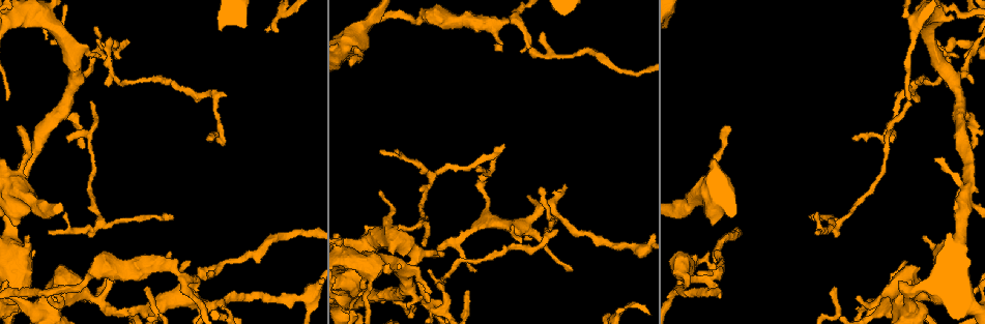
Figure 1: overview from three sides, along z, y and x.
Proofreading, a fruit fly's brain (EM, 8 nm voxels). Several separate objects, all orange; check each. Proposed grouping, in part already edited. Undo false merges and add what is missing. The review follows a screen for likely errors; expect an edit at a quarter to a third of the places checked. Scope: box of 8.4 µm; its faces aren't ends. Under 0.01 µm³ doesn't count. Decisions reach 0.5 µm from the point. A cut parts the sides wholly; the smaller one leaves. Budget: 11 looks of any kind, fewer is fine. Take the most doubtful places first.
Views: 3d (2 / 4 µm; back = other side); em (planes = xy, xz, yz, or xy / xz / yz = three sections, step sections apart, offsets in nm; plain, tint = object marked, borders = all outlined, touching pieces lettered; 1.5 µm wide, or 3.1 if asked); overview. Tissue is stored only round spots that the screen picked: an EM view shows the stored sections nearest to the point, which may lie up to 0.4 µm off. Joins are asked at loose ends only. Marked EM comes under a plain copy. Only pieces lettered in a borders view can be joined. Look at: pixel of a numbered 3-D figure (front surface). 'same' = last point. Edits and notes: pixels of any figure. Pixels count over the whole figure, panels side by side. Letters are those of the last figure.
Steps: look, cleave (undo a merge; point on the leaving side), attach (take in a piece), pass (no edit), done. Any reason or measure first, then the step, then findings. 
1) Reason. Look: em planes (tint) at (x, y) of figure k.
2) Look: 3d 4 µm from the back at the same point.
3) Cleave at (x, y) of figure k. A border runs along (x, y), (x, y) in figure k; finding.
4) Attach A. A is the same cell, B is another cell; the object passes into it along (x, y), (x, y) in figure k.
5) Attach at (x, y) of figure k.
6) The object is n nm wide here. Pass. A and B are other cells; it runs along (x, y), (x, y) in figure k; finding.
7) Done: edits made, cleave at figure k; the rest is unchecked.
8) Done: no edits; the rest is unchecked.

Branch stops here. Look: 3d 4 µm from the back at (860, 295) of figure 1.

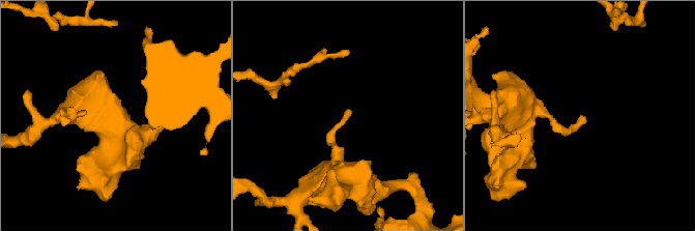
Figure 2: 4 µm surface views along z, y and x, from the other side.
Need the tissue. Look: em xz step 8 (tint) at (348, 117) of figure 2.

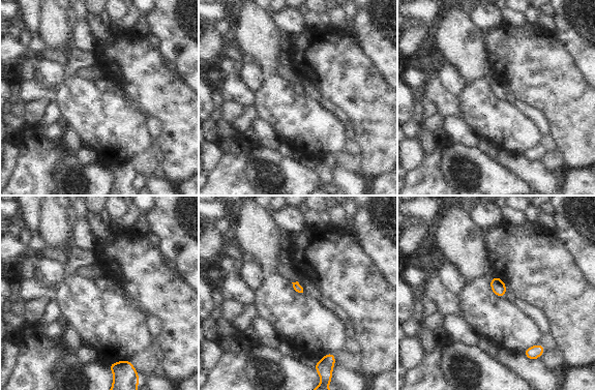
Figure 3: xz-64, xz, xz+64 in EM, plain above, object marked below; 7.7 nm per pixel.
Cut it another way. Look: em planes (borders) at the same point.

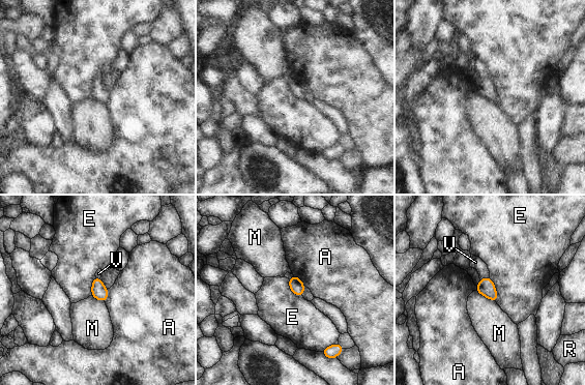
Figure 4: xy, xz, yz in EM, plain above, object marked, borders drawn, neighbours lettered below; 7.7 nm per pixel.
Attach V. V is the same cell, A, E, M and R are other cells; the object passes into it along (486, 287), (486, 276), (475, 262) in figure 4; it goes on there.

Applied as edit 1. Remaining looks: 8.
Look: overview.

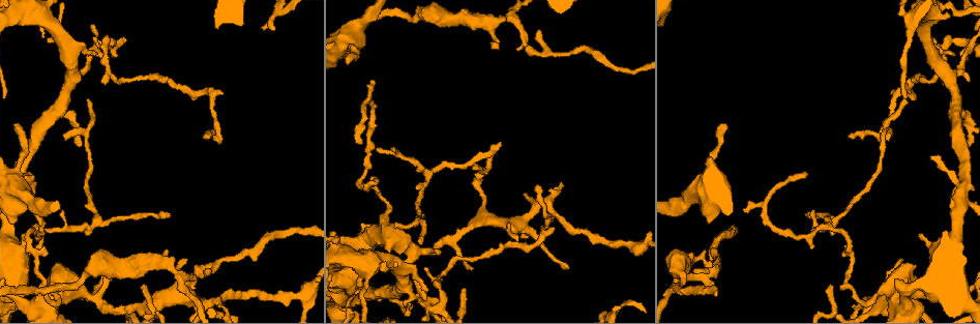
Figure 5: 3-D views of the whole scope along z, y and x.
Tapers out. Look: 3d 2 µm at (395, 224) of figure 5.

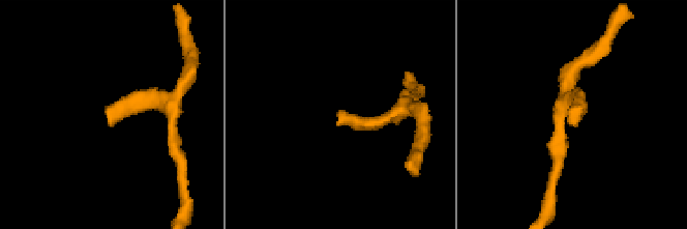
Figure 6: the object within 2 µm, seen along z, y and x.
Need the tissue. Look: em planes (borders) at (110, 123) of figure 6.

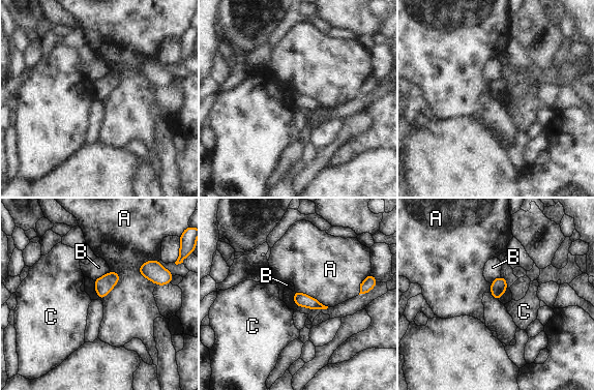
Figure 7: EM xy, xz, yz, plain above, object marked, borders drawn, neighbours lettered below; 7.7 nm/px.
Pass. A, B and C are other cells; a border runs along (148, 259), (138, 271), (156, 284) in figure 7; no lettered piece goes on from it.

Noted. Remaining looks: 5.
Free end. Look: 3d 2 µm at (80, 145) of figure 5.

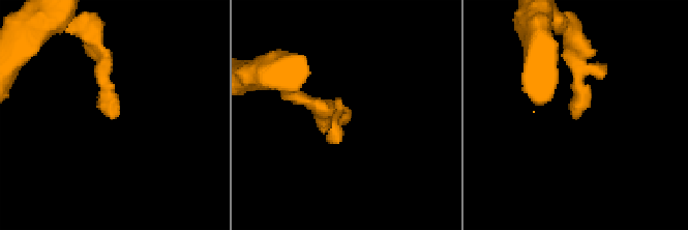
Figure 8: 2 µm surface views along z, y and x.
Shape alone is not enough. Look: em planes (borders) at (346, 114) of figure 8.

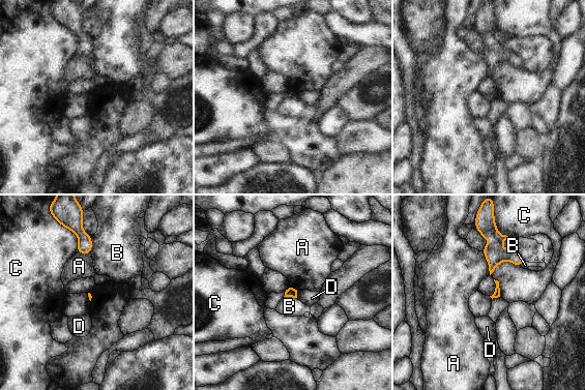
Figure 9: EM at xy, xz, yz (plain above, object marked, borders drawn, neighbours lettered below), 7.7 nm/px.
The longest contact is with C, 240 nm. Pass. A, B, C and D are other cells; a border runs along (481, 250), (490, 274) in figure 9; no lettered piece goes on from it.

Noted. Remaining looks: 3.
Branch stops here. Look: 3d 4 µm at (812, 210) of figure 5.

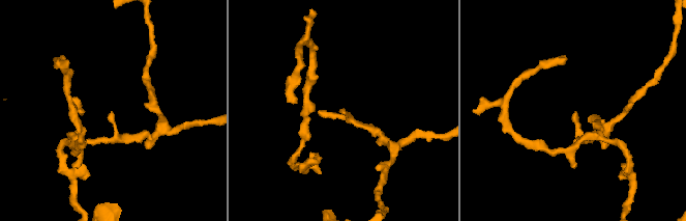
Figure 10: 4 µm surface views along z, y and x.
Need the tissue. Look: em xy step 8 (borders) at (576, 112) of figure 10.

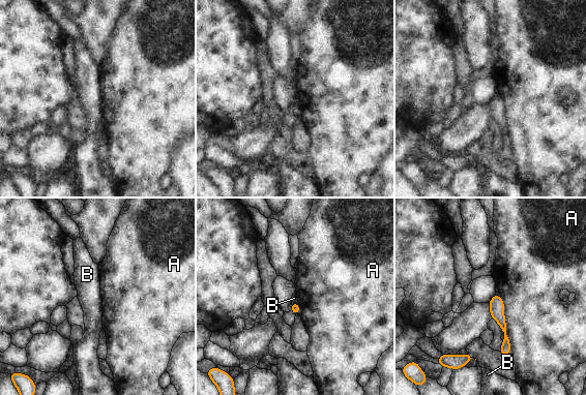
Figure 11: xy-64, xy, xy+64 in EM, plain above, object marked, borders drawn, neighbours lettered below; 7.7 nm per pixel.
Pass. A and B are other cells; it runs along (496, 297), (507, 353) in figure 11; no lettered piece goes on from it.

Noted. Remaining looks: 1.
Done: edits made, attach at figure 4; the rest is unchecked.

